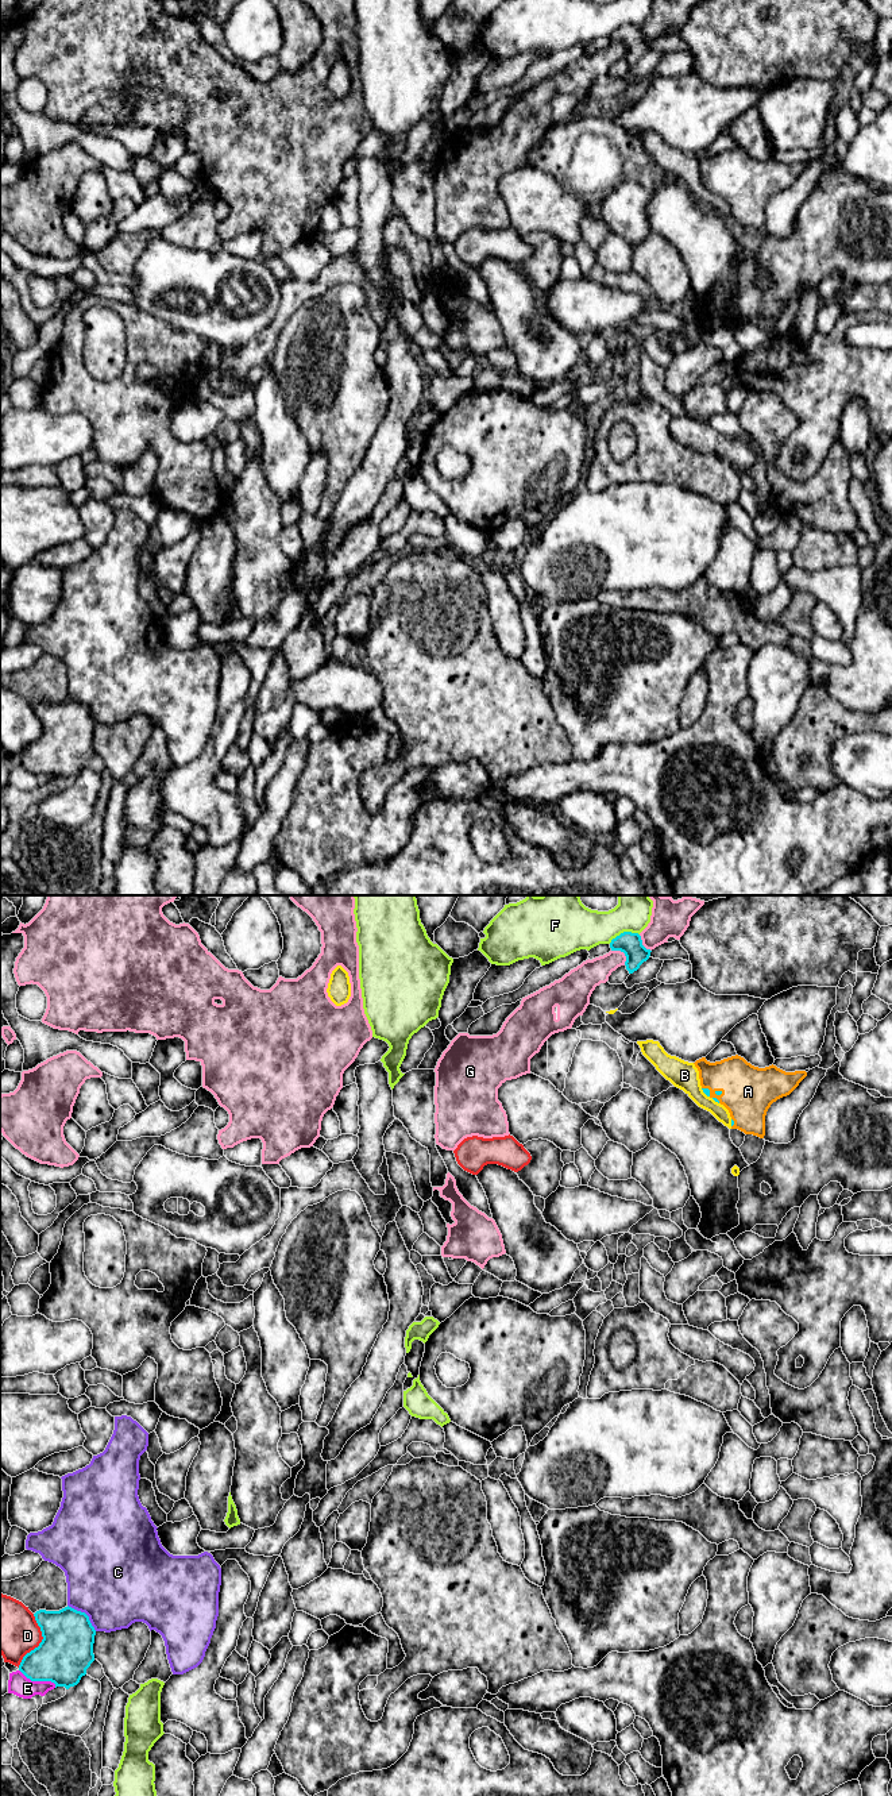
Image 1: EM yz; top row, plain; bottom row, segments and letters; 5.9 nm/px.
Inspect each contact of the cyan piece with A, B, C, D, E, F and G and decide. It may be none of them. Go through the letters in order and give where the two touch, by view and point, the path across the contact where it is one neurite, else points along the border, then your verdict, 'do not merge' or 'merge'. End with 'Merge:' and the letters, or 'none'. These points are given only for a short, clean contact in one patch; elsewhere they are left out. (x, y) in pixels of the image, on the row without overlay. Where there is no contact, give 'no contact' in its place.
A: yz (715, 191) | merge
B: yz (705, 185) | do not merge
C: yz (85, 706) | do not merge
D: yz (41, 735) | do not merge
E: yz (38, 773) | do not merge
F: yz (624, 24) | do not merge
G: yz (624, 45) | do not merge
Merge: A

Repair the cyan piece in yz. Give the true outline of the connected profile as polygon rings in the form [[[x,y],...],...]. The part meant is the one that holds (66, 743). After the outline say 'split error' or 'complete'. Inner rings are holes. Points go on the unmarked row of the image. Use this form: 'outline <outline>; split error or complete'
outline [[[72,699],[34,706],[42,735],[27,745],[19,763],[31,774],[51,774],[69,782],[80,775],[94,754],[96,722],[85,705]]]; complete

